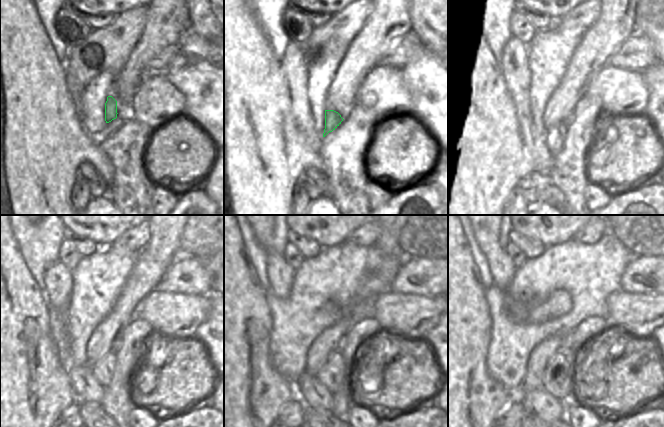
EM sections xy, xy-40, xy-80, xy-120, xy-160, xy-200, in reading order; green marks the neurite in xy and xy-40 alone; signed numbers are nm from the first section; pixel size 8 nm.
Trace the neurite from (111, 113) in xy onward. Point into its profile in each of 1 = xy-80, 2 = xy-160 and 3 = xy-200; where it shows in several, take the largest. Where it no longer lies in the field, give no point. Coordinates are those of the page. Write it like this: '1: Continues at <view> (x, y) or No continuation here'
1: Continues at xy-80 (555, 136)
2: Continues at xy-160 (332, 374)
3: Continues at xy-200 (557, 377).

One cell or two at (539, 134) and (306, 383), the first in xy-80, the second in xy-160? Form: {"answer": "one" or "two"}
{"answer": "one"}

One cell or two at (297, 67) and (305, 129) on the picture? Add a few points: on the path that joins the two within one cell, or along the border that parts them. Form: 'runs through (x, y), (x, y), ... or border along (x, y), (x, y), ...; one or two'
runs through (297, 82), (301, 114); one

